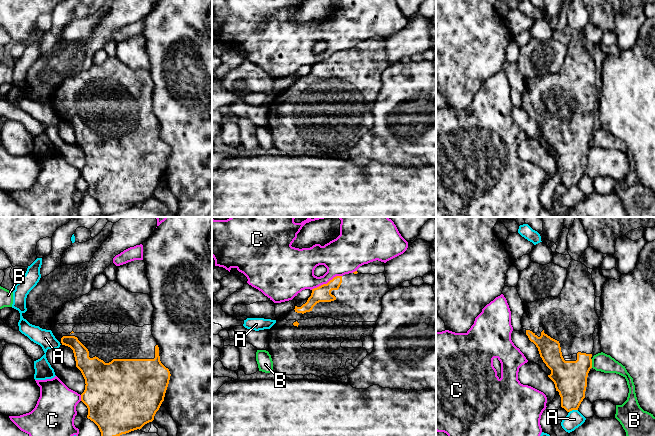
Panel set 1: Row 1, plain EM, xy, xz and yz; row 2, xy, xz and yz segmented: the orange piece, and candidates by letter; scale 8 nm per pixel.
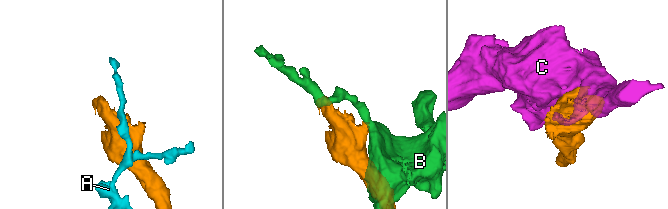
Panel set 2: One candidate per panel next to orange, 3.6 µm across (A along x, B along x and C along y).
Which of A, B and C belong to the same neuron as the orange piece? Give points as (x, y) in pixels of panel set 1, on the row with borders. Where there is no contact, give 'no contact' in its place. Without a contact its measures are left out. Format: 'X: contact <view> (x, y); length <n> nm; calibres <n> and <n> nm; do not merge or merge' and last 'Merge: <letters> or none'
A: contact yz (573, 409); length 80 nm; calibres 280 and 140 nm; do not merge
B: contact yz (591, 363); length 70 nm; calibres 280 and 150 nm; do not merge
C: contact xz (327, 283); length 280 nm; calibres 130 and 300 nm; do not merge
Merge: none

